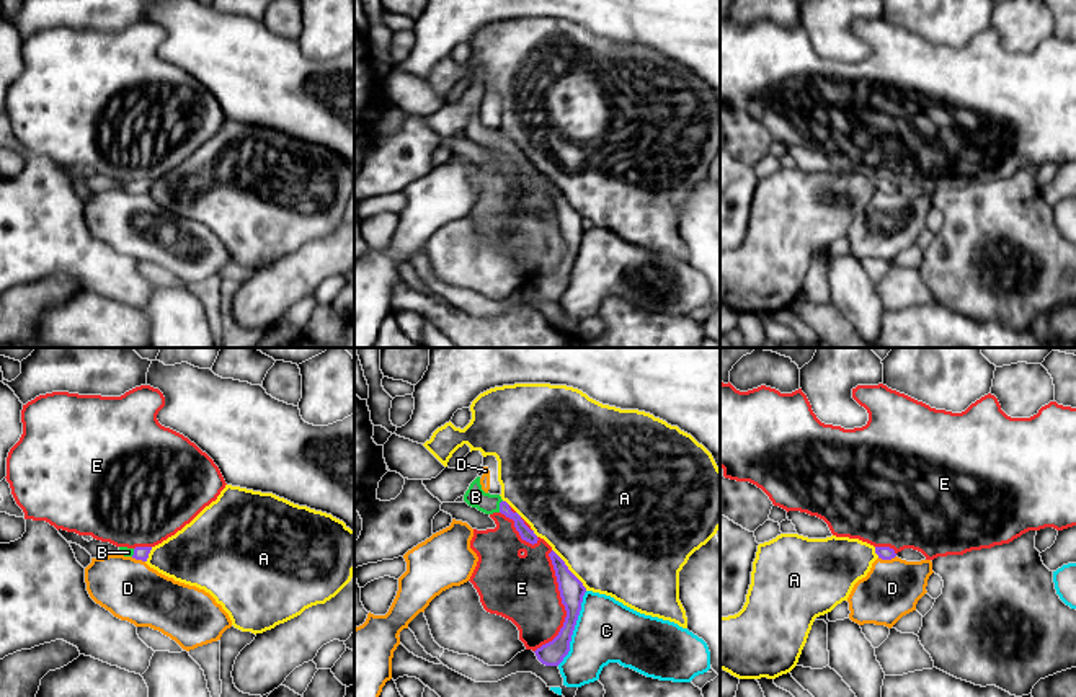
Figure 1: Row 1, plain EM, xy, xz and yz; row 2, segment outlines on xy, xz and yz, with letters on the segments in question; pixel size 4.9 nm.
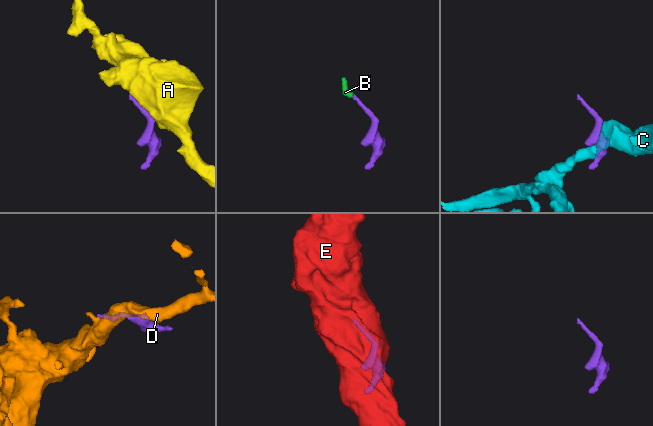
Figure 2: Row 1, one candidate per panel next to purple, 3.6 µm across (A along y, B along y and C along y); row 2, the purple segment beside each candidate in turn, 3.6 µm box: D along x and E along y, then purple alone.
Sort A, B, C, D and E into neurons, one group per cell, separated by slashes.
A / B / C / D / E

